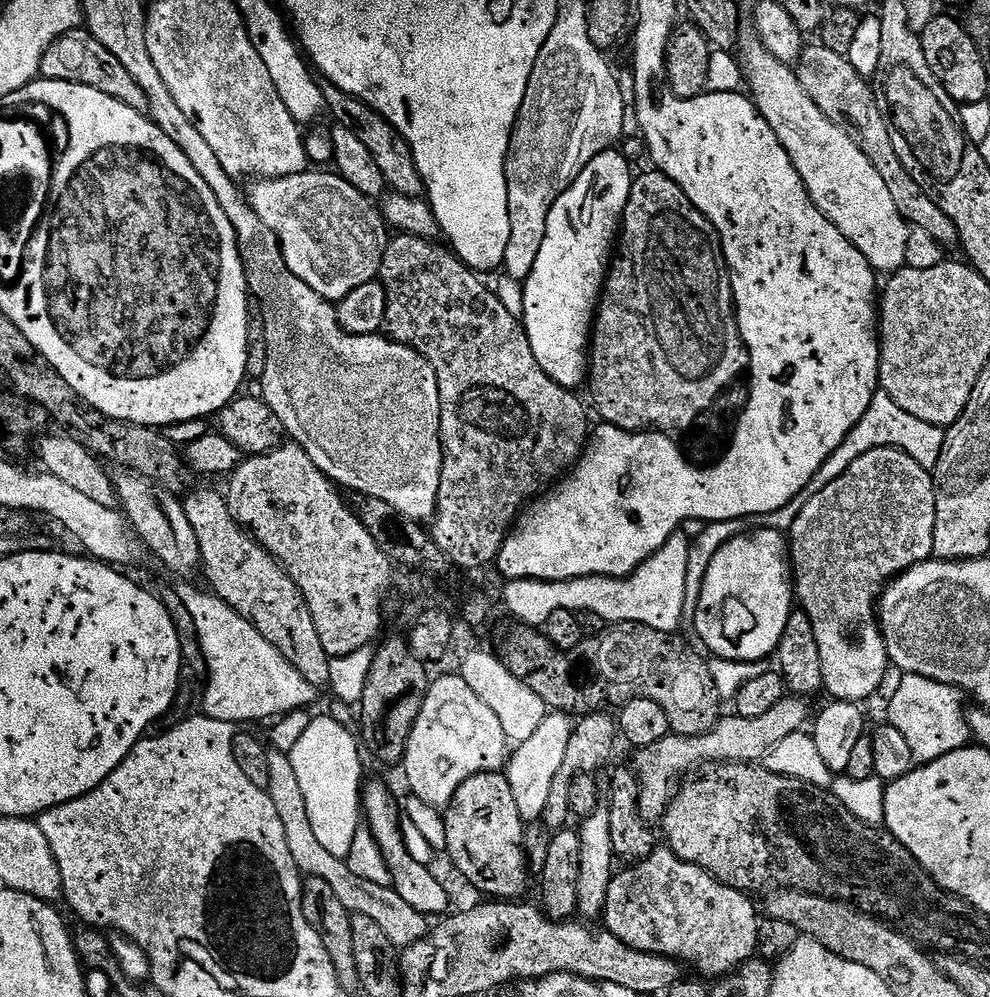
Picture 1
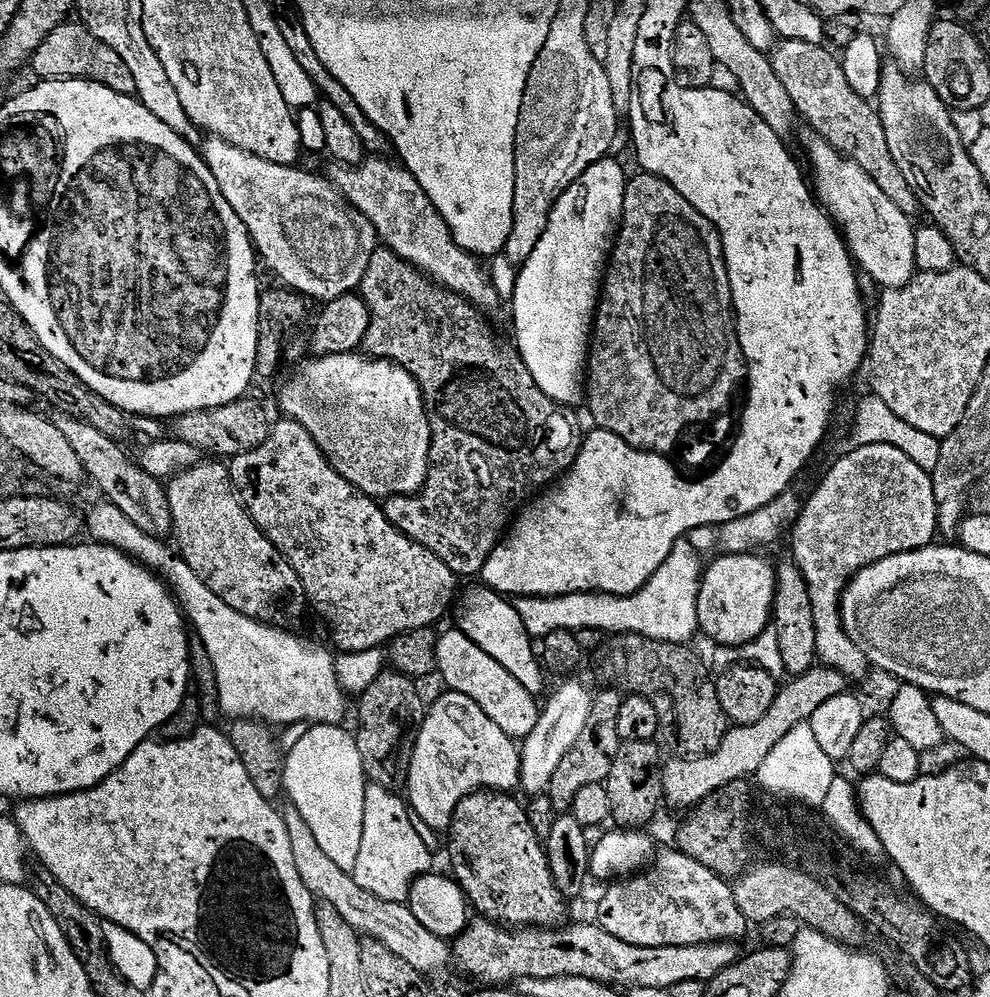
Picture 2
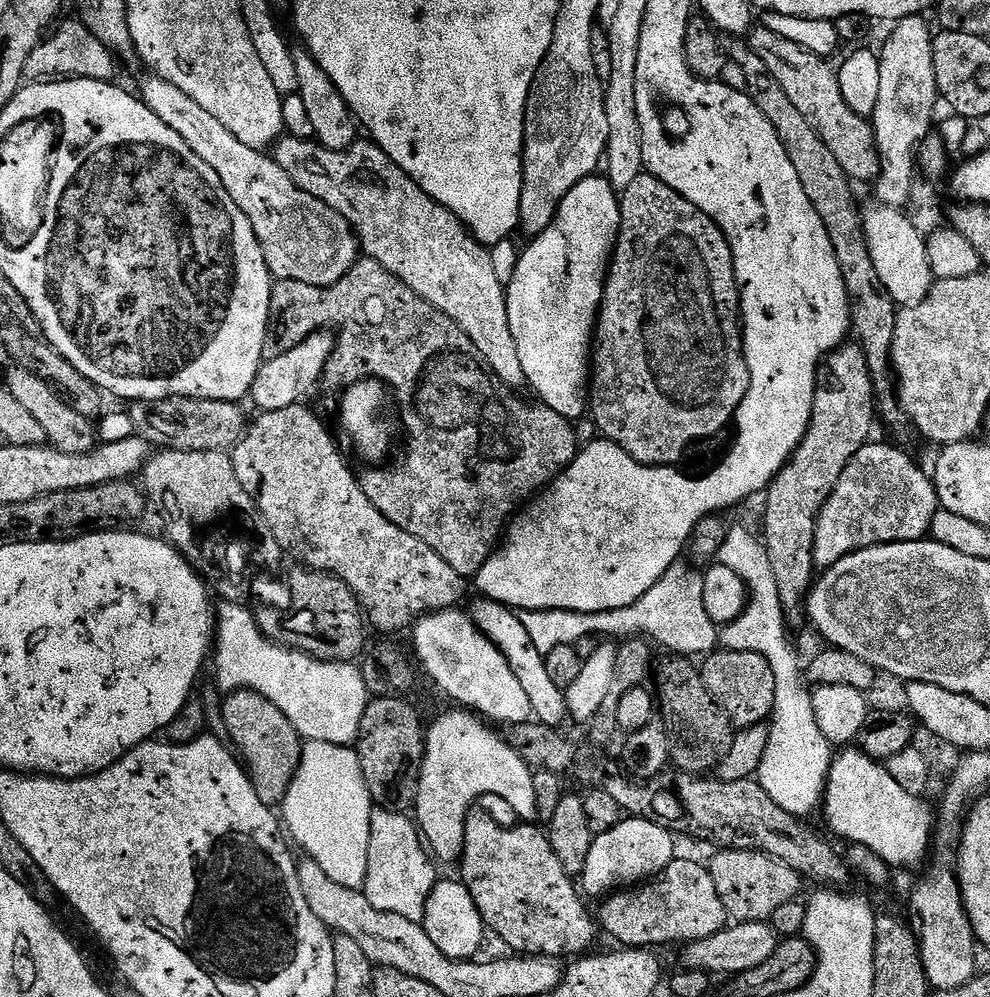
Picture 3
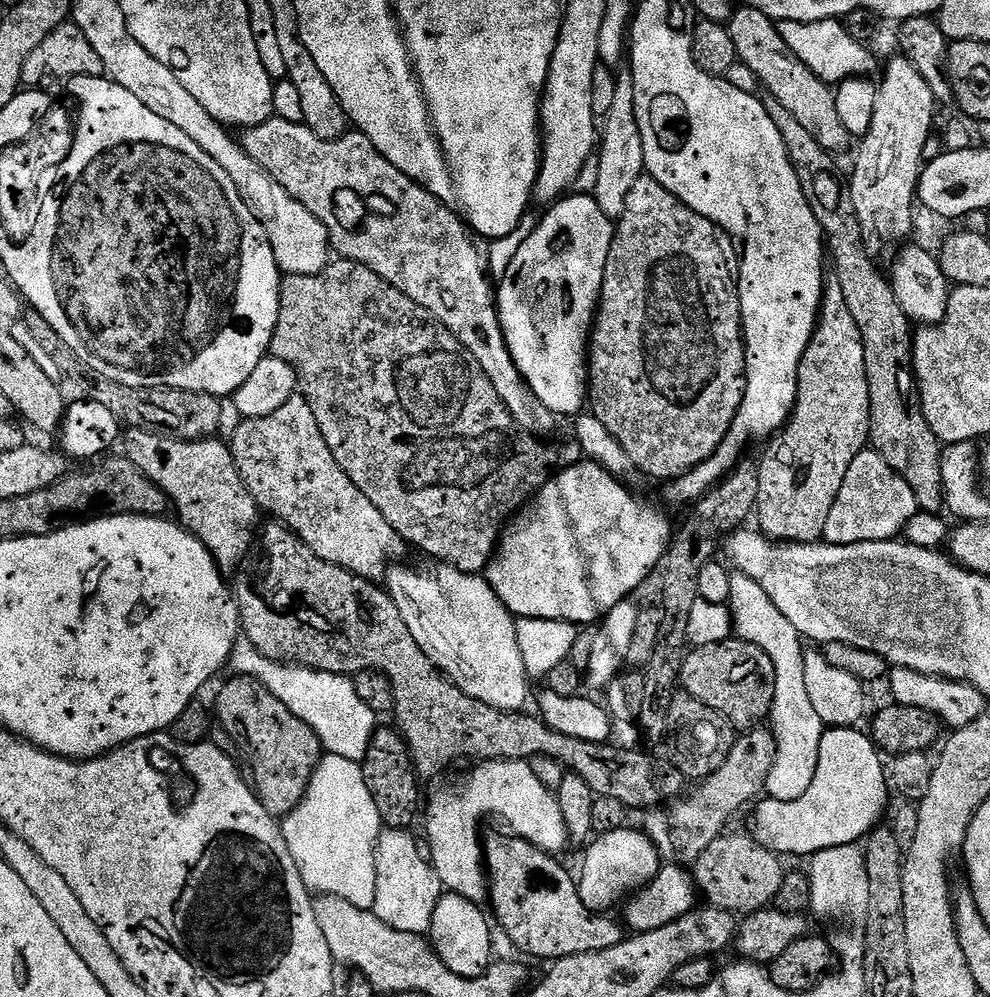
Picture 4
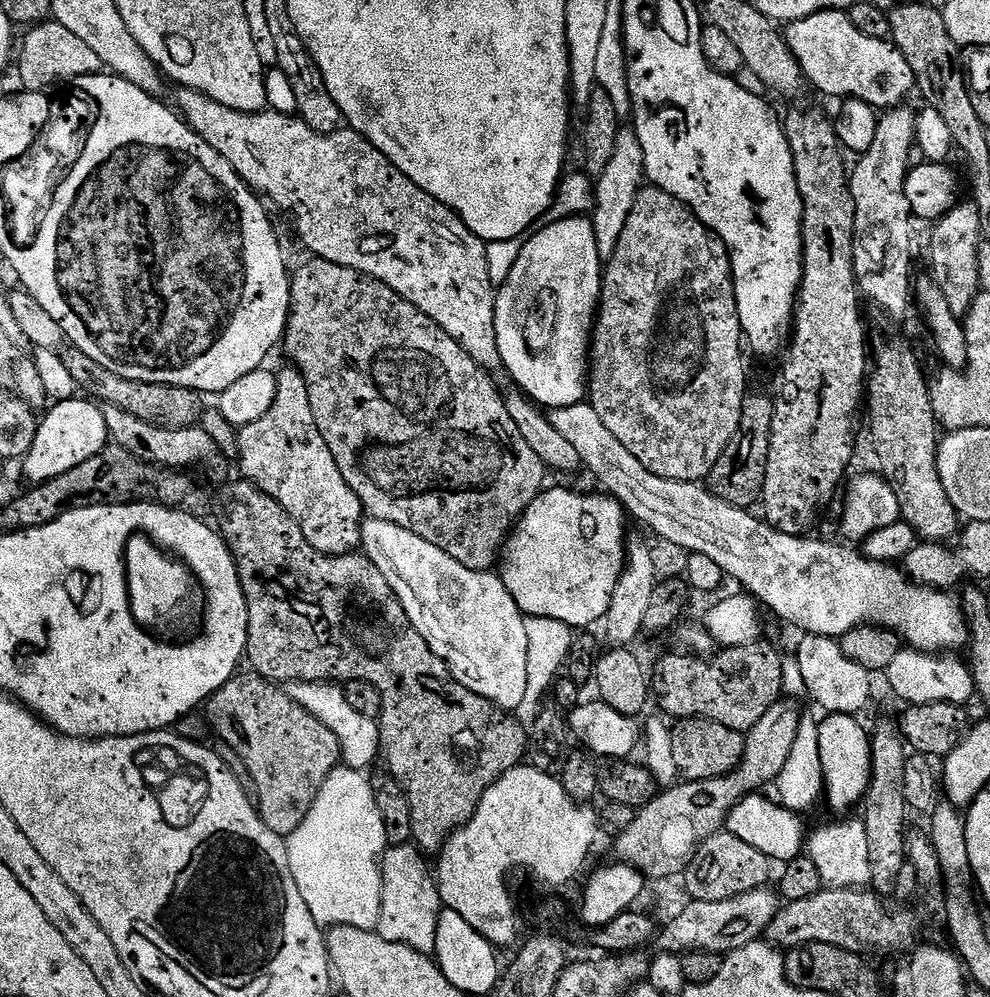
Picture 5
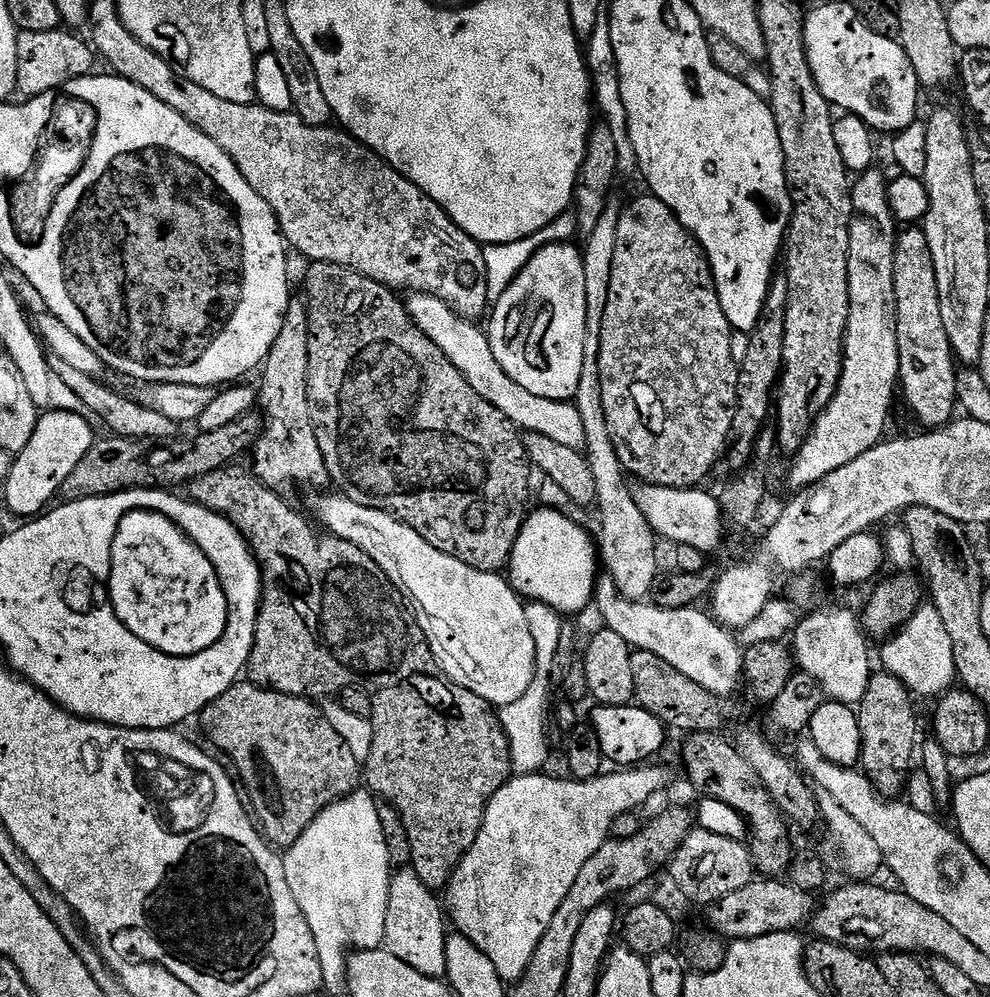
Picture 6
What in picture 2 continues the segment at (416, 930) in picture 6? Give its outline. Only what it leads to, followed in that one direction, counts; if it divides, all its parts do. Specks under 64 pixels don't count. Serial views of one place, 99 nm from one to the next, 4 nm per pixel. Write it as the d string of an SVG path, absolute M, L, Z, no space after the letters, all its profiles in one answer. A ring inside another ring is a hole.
M372 784L364 790L364 817L362 818L362 847L358 849L358 862L354 862L352 877L366 890L366 894L374 894L374 898L382 898L382 902L407 904L412 883L419 876L427 876L433 871L433 849L422 842L422 834L418 834L416 820L410 811L403 795L380 785Z

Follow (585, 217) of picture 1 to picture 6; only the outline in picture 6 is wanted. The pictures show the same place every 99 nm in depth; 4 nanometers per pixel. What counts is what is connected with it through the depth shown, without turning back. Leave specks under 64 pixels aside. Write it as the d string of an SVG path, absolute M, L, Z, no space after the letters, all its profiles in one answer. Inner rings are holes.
M572 242L547 244L536 251L514 282L510 282L502 298L495 300L490 312L492 321L486 324L490 350L494 350L498 366L502 366L518 386L526 386L526 390L538 394L538 398L571 401L578 382L582 382L582 362L586 354L586 270L583 251L574 245Z

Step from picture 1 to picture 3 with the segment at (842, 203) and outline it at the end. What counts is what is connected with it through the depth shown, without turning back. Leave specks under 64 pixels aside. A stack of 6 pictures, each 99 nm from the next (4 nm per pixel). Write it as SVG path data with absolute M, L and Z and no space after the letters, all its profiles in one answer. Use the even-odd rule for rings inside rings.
M865 207L862 215L866 246L870 250L870 258L874 258L878 278L882 278L882 286L890 290L890 298L900 308L918 306L918 302L922 302L930 294L934 283L930 270L930 258L926 254L928 241L917 230L914 230L901 209L875 207Z

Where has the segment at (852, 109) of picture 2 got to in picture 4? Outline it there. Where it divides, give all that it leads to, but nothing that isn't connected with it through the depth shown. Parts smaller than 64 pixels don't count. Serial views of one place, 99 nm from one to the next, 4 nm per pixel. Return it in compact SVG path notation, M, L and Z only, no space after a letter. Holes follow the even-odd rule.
M737 7L726 21L726 27L730 38L734 38L734 50L737 61L750 70L754 70L757 81L765 88L763 91L767 95L778 98L790 114L794 114L798 126L805 130L810 130L814 134L817 142L833 154L841 154L848 148L850 137L846 126L842 126L842 121L838 119L838 106L836 105L836 93L786 42L782 42L782 34L778 34L776 24L762 10L753 8Z

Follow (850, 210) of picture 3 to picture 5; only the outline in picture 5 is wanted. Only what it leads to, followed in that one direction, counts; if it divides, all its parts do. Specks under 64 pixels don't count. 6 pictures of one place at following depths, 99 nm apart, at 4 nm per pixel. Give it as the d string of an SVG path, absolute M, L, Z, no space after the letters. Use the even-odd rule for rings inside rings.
M892 336L889 340L884 340L876 348L875 354L870 360L870 375L866 380L866 412L868 408L868 432L872 435L872 452L876 455L876 460L880 463L879 471L882 473L889 486L894 490L894 494L898 498L898 506L900 507L900 518L903 523L910 525L915 530L917 537L924 542L948 542L959 533L962 527L961 517L957 516L954 506L950 502L950 498L946 494L946 490L942 486L942 478L938 474L938 462L936 461L936 449L938 447L938 425L936 415L934 414L934 406L930 402L930 380L920 366L919 360L916 358L916 352L912 349L912 344L908 340L903 340L900 336Z

